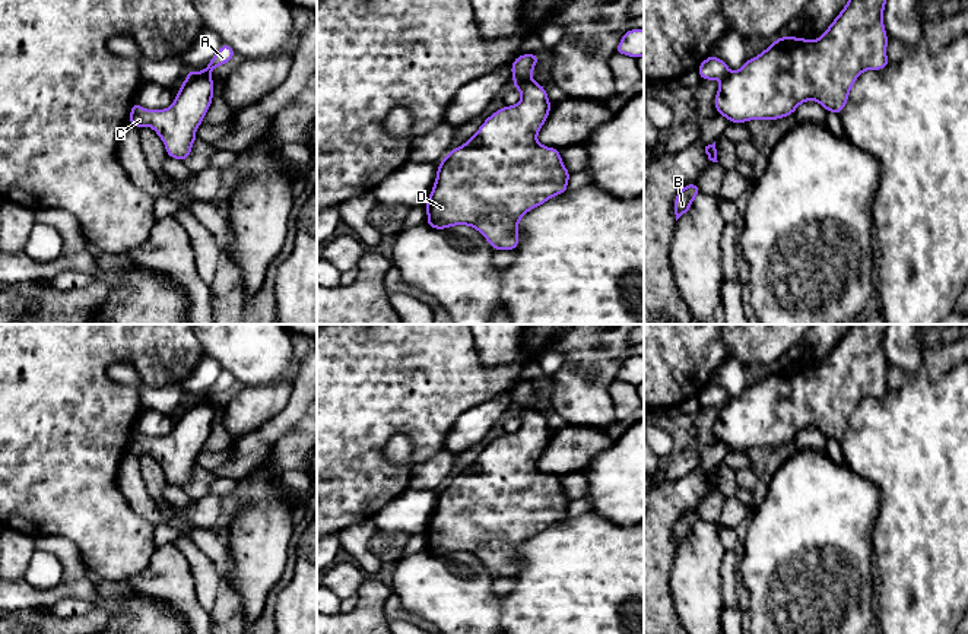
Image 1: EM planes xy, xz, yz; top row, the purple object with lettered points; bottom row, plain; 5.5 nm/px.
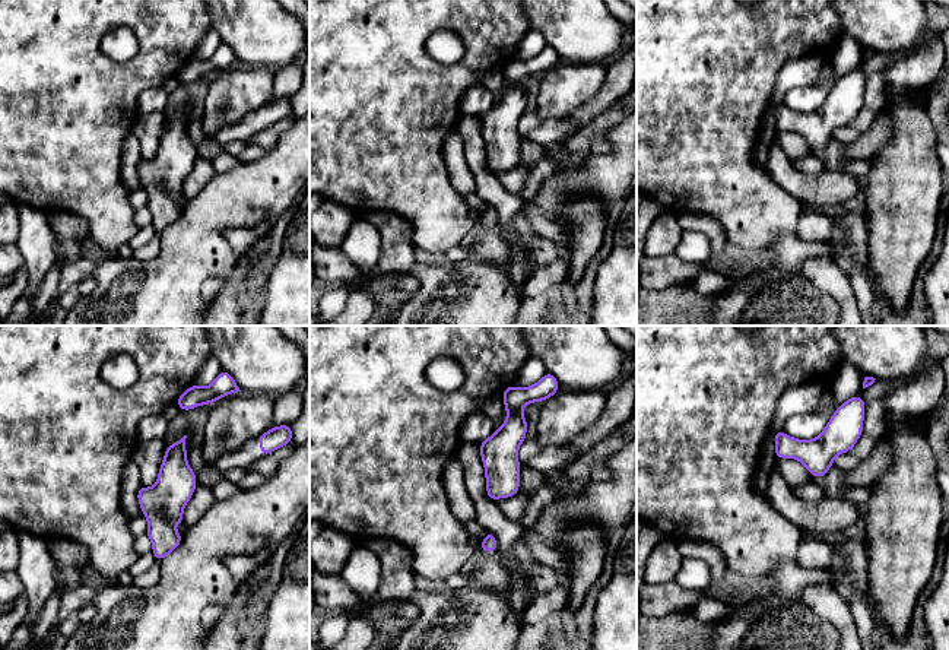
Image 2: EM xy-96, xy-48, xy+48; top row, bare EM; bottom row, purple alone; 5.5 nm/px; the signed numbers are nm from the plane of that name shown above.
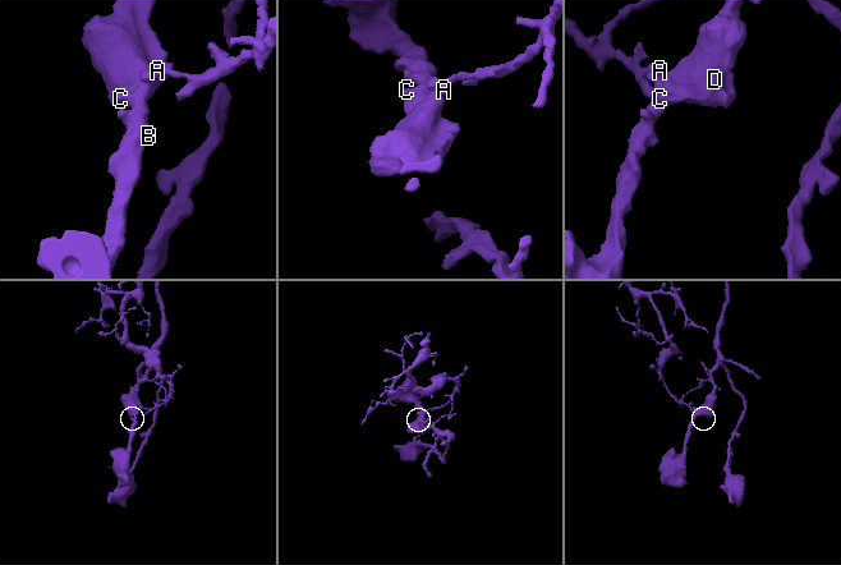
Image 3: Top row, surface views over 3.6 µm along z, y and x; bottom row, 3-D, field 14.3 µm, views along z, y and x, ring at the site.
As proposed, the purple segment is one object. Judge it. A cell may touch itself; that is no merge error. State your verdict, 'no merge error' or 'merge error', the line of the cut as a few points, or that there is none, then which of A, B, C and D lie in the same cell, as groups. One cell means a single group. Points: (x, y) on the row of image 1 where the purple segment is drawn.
merge error; cut in xy along (209, 70), (187, 76); A / B C D

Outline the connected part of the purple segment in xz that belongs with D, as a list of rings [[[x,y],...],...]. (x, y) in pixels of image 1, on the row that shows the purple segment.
[[[533,79],[514,82],[512,86],[521,92],[520,102],[495,111],[470,140],[448,152],[438,164],[437,178],[425,205],[426,225],[434,229],[472,226],[495,251],[514,251],[520,244],[520,219],[566,191],[571,175],[559,149],[543,146],[536,139],[552,107],[546,89]]]

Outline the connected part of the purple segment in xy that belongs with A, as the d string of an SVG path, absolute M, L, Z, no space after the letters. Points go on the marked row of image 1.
M222 44L222 47L218 50L218 53L212 57L212 60L209 61L209 64L206 66L206 69L203 72L212 72L213 69L226 64L232 60L235 54L235 50L228 45L228 44Z

